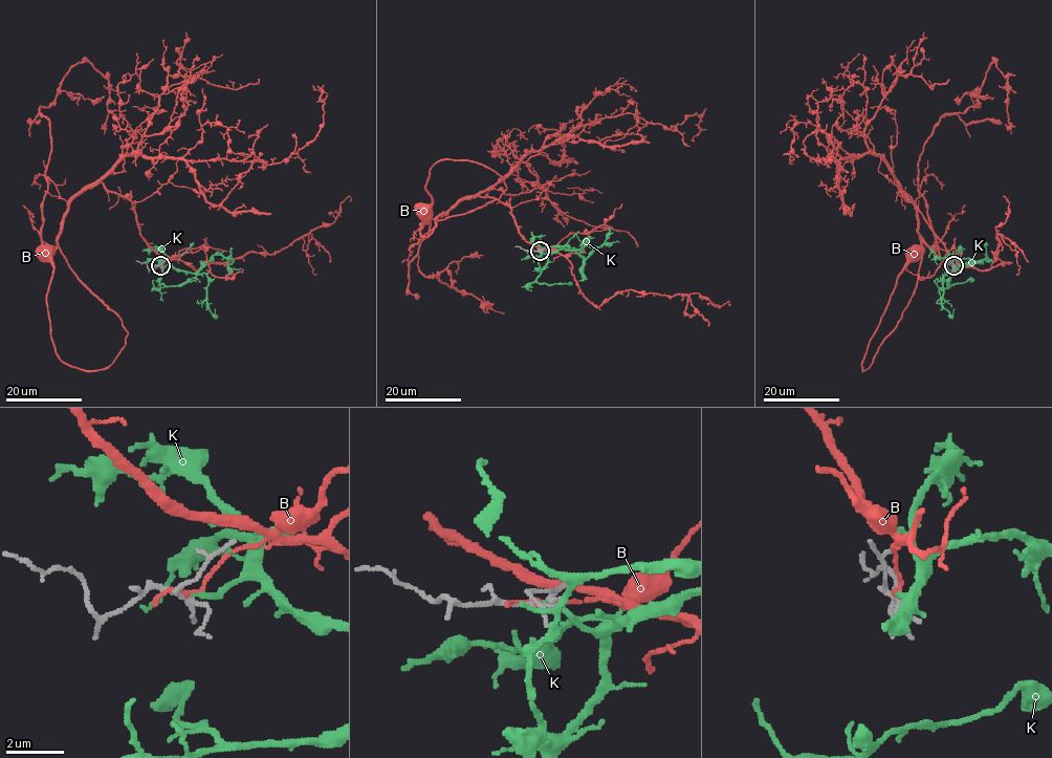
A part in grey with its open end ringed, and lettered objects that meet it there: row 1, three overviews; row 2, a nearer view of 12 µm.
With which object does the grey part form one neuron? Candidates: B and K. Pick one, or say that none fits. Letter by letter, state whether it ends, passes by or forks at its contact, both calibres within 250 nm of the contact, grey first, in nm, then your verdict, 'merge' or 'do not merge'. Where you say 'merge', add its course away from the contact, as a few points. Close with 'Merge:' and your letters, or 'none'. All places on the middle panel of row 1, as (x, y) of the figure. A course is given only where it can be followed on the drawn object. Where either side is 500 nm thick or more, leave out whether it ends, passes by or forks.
B: it ends | 160/160 nm | do not merge
K: it ends | 160/170 nm | merge | via (540, 252), (550, 254), (561, 250), (581, 250), (585, 239), (594, 252)
Merge: K

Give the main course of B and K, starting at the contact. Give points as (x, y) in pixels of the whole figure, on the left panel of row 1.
B: (159, 265), (128, 199), (101, 182), (69, 204), (59, 248), (127, 332), (81, 369), (56, 351), (45, 253)
K: (160, 266), (171, 264), (181, 271), (205, 274), (209, 277), (206, 304), (215, 316), (215, 308)

